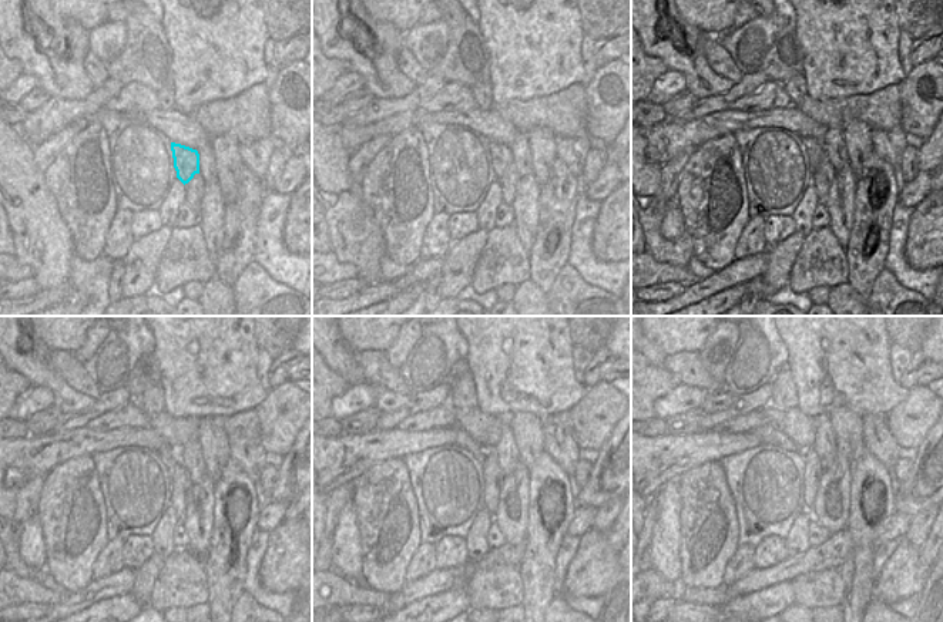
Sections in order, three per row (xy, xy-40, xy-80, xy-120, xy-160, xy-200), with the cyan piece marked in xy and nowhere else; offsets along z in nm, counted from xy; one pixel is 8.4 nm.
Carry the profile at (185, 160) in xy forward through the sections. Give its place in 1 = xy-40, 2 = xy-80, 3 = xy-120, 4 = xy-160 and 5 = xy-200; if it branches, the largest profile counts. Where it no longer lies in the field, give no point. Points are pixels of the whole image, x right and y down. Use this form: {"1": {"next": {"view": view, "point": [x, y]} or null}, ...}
{"1": {"next": {"view": "xy-40", "point": [502, 157]}}, "2": {"next": {"view": "xy-80", "point": [815, 151]}}, "3": {"next": {"view": "xy-120", "point": [167, 456]}}, "4": {"next": {"view": "xy-160", "point": [463, 440]}}, "5": {"next": {"view": "xy-200", "point": [769, 434]}}}

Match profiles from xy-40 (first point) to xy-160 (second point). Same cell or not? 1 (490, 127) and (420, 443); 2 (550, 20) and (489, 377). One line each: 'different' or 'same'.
1: same
2: same

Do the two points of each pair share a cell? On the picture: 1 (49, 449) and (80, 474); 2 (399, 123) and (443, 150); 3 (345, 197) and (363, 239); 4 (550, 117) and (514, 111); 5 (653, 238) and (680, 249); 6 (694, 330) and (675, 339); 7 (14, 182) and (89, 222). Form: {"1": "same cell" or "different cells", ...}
{"1": "different cells", "2": "different cells", "3": "same cell", "4": "same cell", "5": "same cell", "6": "same cell", "7": "different cells"}

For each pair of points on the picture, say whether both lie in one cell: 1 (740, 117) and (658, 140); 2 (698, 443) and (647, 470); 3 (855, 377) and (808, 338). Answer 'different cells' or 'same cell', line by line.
1: same cell
2: same cell
3: same cell

